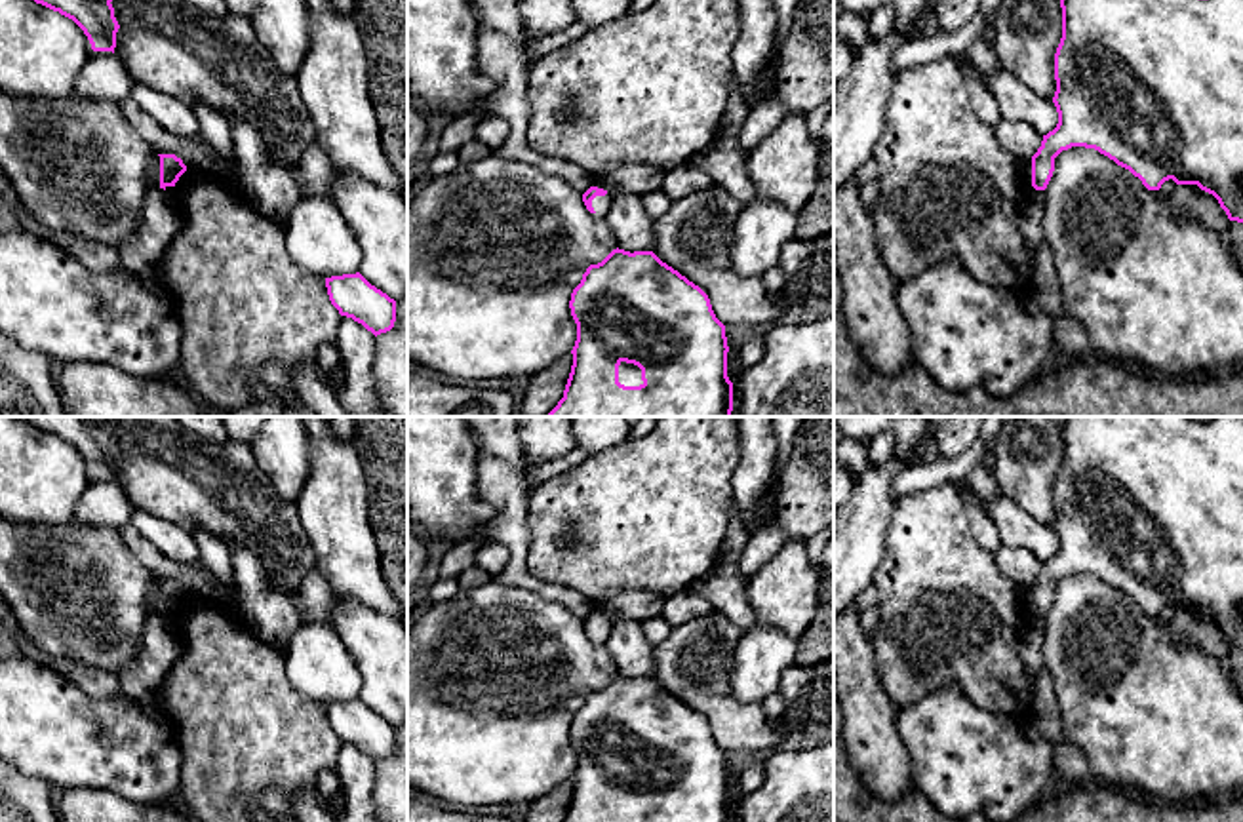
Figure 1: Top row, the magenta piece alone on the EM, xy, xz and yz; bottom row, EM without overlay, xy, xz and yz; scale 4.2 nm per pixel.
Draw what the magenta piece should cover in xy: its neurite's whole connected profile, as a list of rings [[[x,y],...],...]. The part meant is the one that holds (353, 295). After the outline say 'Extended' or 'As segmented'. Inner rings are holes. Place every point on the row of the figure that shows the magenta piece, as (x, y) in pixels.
[[[360,272],[326,278],[326,287],[339,314],[362,323],[375,337],[394,327],[396,301]]]. As segmented

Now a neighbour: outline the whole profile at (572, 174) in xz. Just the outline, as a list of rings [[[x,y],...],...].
[[[482,27],[478,38],[478,68],[491,78],[497,89],[485,99],[485,108],[508,122],[510,133],[499,148],[499,156],[535,166],[546,175],[563,179],[569,186],[584,194],[590,188],[588,171],[562,158],[543,156],[527,147],[529,97],[527,40]]]

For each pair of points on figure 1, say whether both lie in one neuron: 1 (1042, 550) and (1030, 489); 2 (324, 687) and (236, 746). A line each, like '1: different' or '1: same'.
1: different
2: different

